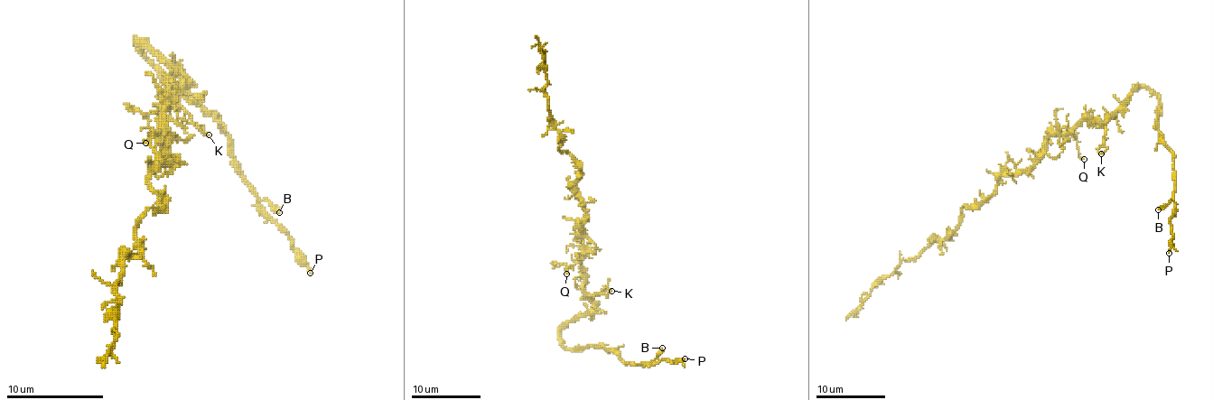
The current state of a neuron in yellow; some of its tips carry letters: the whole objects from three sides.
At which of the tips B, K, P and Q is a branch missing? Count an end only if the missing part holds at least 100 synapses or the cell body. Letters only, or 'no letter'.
no letter

